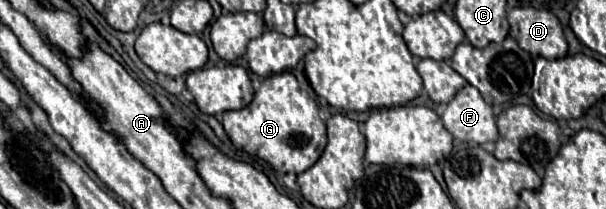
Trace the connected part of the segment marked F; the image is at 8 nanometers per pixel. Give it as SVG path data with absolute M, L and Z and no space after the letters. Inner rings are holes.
M464 85L446 105L442 123L452 137L468 143L486 143L498 139L492 107L482 99L476 87Z

